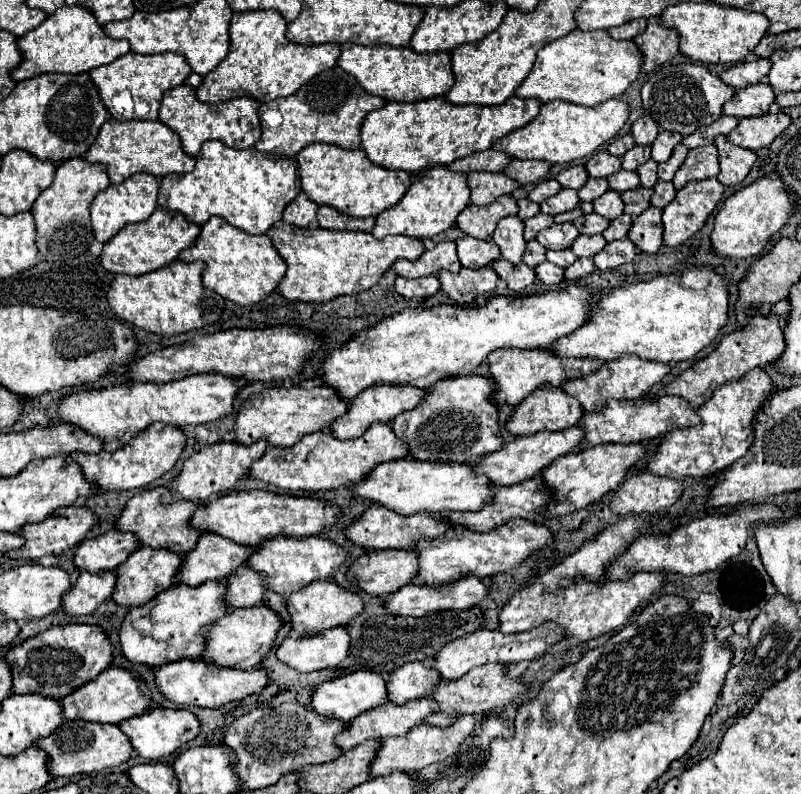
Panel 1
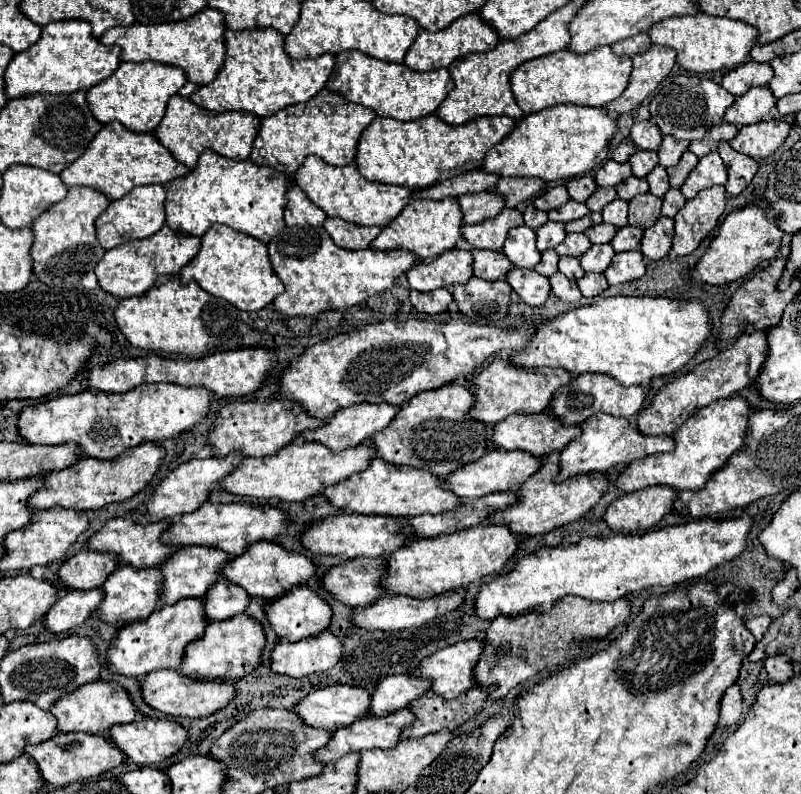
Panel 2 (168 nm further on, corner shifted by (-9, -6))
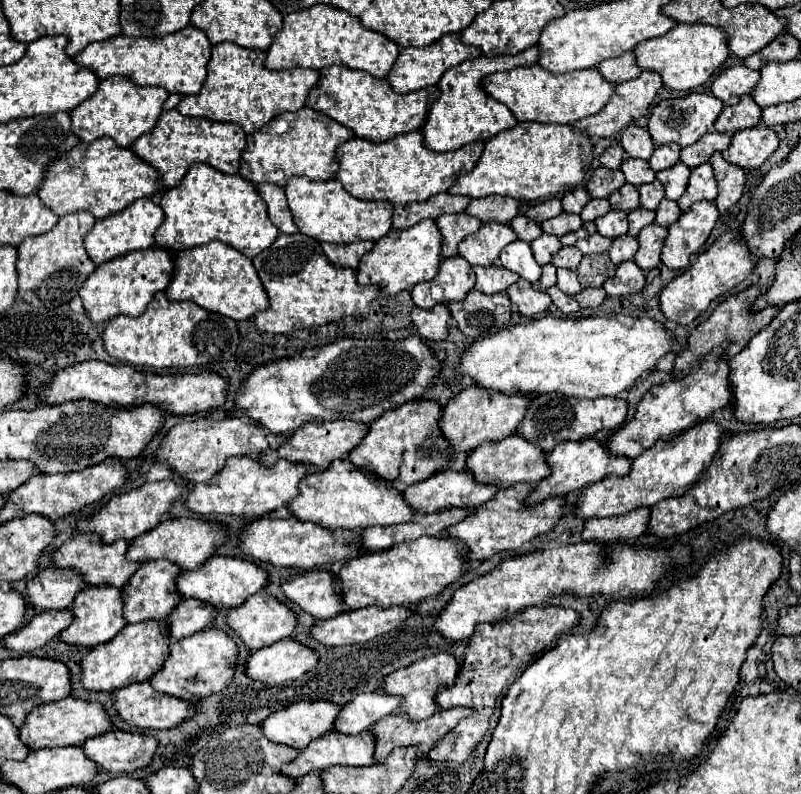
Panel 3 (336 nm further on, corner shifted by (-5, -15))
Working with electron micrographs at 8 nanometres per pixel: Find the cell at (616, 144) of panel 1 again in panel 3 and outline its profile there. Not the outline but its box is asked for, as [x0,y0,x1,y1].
[600,145,624,169]

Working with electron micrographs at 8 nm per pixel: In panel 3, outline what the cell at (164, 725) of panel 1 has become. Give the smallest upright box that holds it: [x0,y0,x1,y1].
[80,729,158,773]

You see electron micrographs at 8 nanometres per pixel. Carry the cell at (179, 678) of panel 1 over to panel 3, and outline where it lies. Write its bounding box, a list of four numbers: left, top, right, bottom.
[112,681,194,729]

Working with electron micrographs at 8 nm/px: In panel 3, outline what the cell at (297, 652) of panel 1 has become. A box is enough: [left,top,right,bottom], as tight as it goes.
[244,639,318,685]

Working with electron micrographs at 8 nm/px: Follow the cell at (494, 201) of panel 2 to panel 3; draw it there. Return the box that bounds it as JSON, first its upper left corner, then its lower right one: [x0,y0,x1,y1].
[436,213,482,259]

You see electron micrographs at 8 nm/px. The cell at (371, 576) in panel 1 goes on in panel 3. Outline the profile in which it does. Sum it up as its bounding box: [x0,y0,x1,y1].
[280,571,344,619]

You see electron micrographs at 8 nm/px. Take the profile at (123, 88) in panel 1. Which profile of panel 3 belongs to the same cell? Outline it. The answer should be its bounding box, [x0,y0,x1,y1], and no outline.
[70,77,168,147]

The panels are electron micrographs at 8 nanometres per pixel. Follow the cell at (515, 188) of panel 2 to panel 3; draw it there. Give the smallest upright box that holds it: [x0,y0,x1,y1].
[466,197,520,223]

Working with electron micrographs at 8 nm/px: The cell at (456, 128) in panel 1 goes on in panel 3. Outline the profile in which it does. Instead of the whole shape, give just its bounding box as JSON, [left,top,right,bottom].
[336,131,484,205]

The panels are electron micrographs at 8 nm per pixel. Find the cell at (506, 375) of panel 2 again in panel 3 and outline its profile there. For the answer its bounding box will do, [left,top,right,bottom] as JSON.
[440,385,530,453]

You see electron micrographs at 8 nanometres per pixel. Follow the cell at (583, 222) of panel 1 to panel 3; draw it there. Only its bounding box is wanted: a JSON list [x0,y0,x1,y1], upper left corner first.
[576,233,612,255]

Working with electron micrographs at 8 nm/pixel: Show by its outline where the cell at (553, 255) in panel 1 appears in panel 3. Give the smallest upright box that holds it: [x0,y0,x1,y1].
[556,269,582,295]

